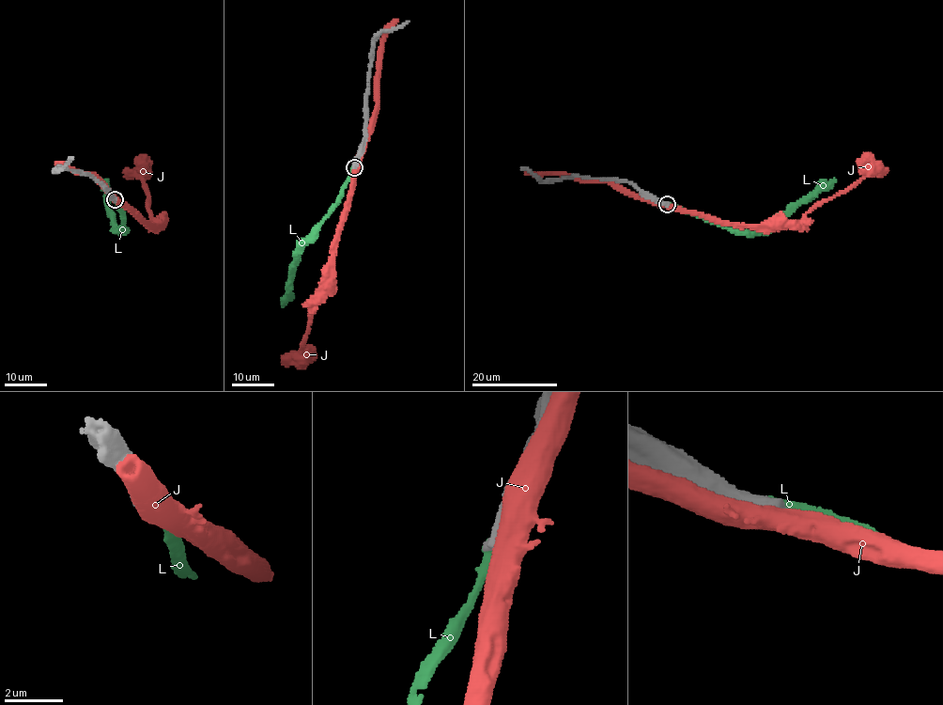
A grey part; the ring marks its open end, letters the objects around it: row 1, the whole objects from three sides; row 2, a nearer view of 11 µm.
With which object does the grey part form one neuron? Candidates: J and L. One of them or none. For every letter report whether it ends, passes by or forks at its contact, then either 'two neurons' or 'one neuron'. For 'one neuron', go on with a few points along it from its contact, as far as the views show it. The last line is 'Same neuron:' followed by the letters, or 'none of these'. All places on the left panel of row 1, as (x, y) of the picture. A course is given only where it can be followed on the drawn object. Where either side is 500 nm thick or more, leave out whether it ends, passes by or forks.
J: two neurons
L: two neurons
Same neuron: none of these

